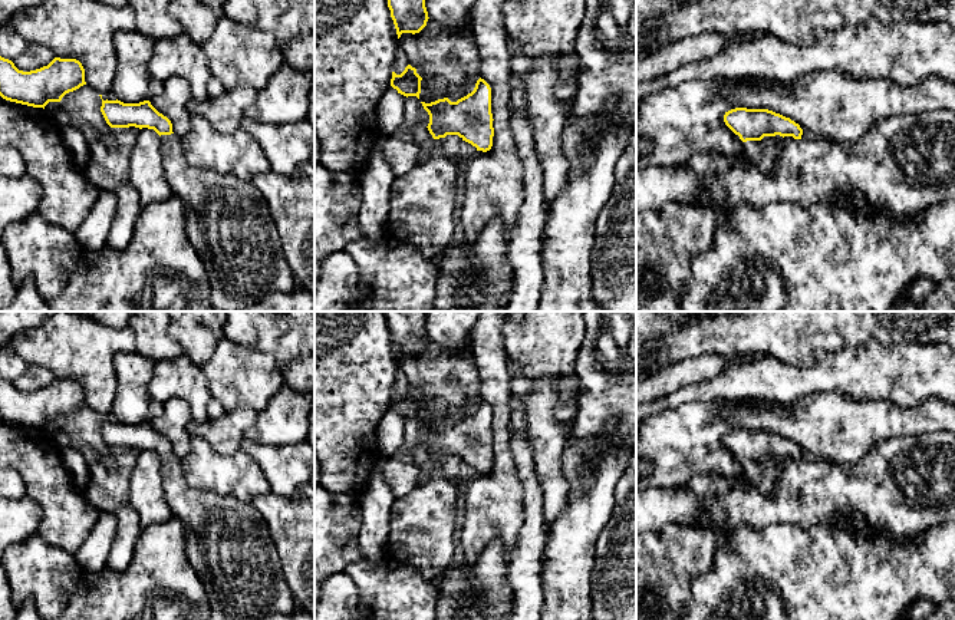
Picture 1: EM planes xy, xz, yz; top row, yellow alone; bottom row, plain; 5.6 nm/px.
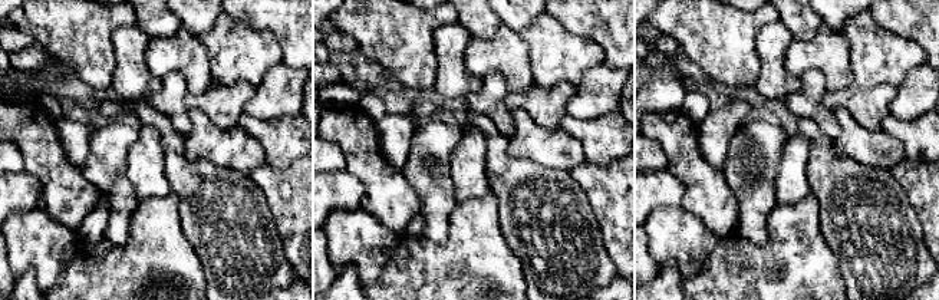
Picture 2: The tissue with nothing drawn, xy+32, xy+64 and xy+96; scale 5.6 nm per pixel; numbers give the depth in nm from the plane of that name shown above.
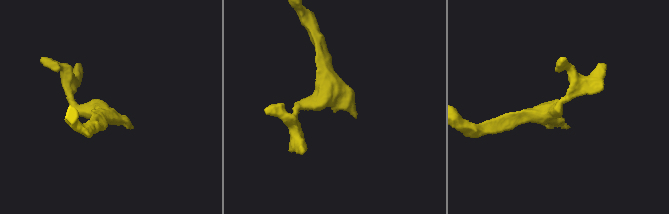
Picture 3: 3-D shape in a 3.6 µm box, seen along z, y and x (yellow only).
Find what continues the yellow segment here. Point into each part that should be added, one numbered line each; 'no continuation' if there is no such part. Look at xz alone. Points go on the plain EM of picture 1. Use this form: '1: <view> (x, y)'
no continuation

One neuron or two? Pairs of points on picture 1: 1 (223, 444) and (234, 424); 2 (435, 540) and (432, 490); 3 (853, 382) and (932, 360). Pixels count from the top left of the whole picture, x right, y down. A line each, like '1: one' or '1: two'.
1: one
2: one
3: one

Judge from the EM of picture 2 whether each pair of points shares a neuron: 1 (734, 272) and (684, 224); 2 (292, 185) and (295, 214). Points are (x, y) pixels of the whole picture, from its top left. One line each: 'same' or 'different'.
1: different
2: same

